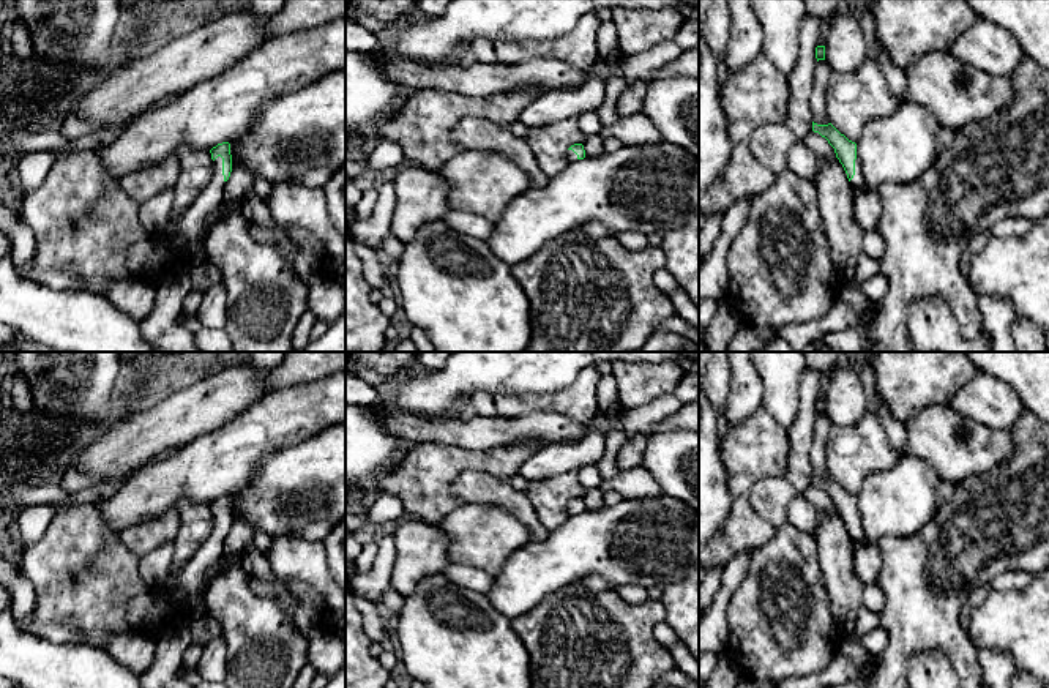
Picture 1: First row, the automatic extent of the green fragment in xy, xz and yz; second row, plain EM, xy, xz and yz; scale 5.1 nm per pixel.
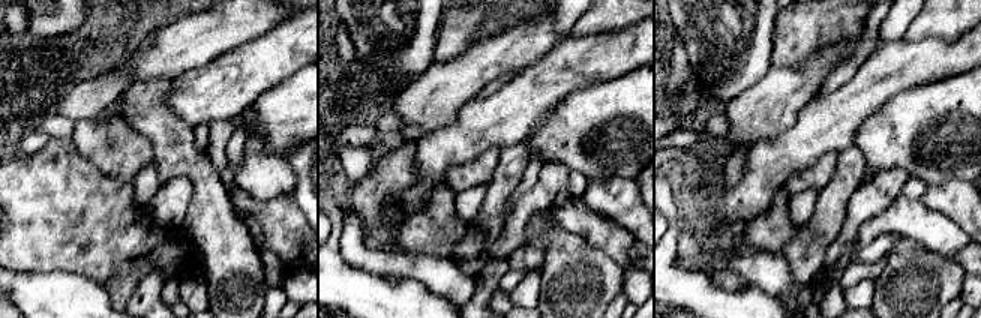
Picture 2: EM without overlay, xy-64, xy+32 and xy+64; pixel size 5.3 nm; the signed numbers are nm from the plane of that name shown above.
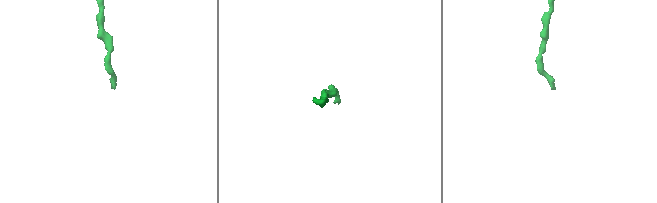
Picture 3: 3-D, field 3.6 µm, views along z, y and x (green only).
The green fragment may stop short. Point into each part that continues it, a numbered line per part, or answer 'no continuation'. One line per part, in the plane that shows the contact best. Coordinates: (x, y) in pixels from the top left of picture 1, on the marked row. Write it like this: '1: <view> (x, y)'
1: xy (191, 223)

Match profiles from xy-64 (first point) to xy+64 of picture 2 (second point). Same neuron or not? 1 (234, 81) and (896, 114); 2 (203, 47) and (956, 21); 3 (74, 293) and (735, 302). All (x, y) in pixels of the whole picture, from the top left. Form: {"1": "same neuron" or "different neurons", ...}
{"1": "different neurons", "2": "different neurons", "3": "same neuron"}

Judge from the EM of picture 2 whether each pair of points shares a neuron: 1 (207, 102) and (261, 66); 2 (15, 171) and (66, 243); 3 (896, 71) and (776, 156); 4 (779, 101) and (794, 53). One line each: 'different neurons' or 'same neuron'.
1: same neuron
2: same neuron
3: same neuron
4: different neurons

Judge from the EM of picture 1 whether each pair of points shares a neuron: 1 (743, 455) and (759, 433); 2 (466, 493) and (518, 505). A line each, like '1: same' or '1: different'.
1: same
2: same

